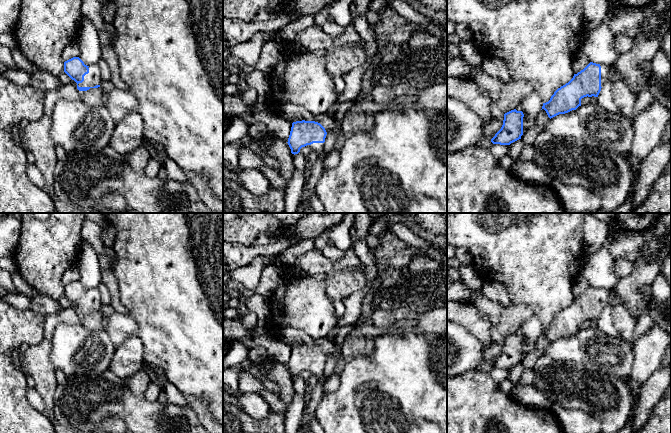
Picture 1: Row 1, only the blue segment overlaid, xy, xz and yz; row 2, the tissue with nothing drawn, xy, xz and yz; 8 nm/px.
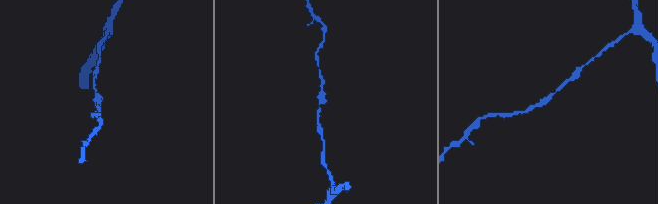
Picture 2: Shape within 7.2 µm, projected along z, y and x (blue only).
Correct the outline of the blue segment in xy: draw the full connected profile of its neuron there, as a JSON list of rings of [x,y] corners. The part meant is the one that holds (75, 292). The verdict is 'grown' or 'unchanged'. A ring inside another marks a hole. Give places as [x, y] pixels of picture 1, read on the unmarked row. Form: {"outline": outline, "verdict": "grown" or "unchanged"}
{"outline": [[[73,281],[64,286],[64,296],[77,307],[79,315],[100,311],[102,302],[99,289],[85,289],[79,281]]], "verdict": "grown"}

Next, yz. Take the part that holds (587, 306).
{"outline": [[[590,286],[583,294],[574,298],[565,309],[558,312],[550,324],[543,327],[551,343],[559,338],[576,334],[584,321],[598,321],[601,312],[609,307],[610,291]]], "verdict": "grown"}

